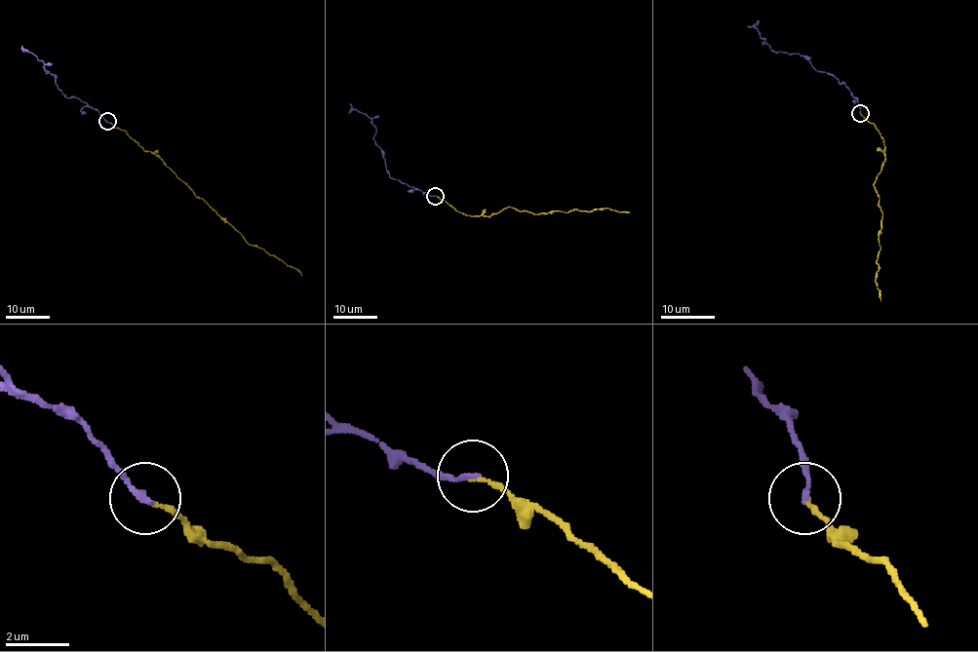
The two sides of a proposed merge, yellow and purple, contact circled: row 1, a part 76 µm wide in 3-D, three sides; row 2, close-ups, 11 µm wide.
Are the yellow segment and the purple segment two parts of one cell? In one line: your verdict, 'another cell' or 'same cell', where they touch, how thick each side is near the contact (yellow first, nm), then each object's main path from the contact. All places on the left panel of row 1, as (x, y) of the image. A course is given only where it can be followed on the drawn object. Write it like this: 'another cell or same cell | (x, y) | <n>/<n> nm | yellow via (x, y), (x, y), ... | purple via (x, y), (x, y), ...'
same cell | (107, 121) | 130/190 nm | yellow via (106, 122), (162, 159), (249, 244), (262, 248), (301, 276) | purple via (106, 122), (86, 102), (65, 96), (58, 89), (56, 77), (44, 68), (44, 63), (22, 45)

